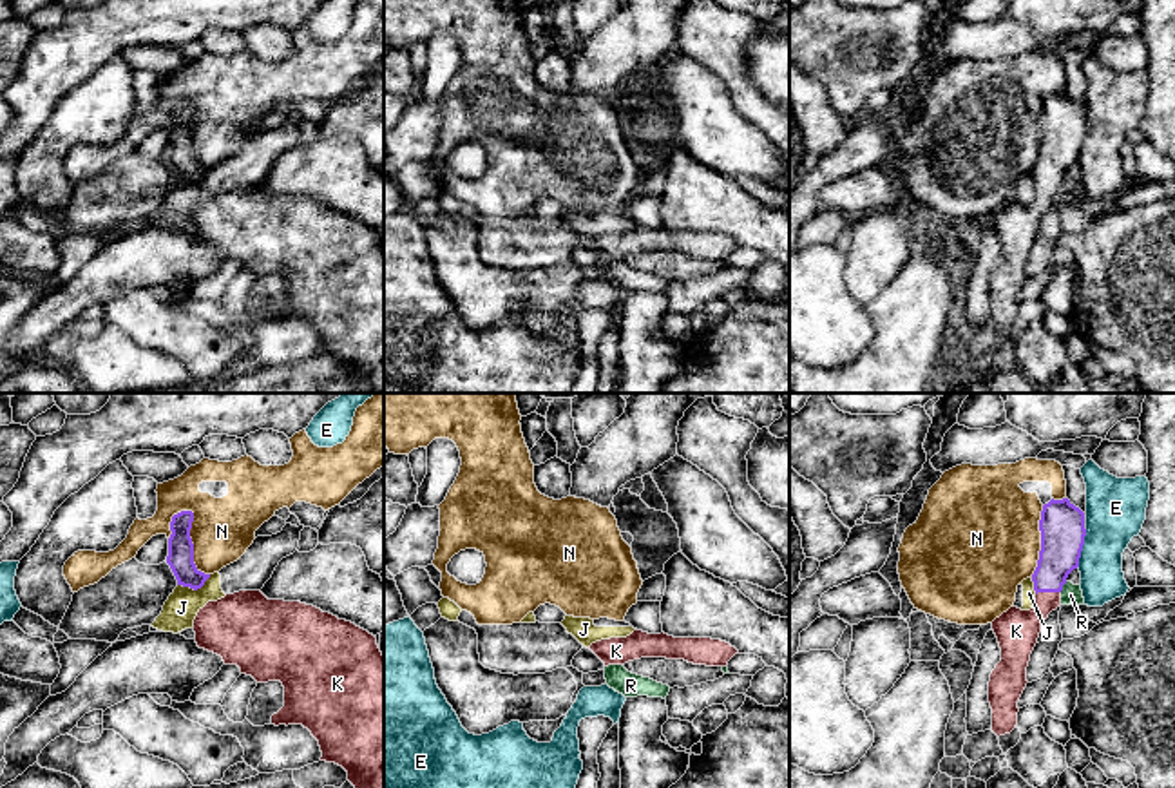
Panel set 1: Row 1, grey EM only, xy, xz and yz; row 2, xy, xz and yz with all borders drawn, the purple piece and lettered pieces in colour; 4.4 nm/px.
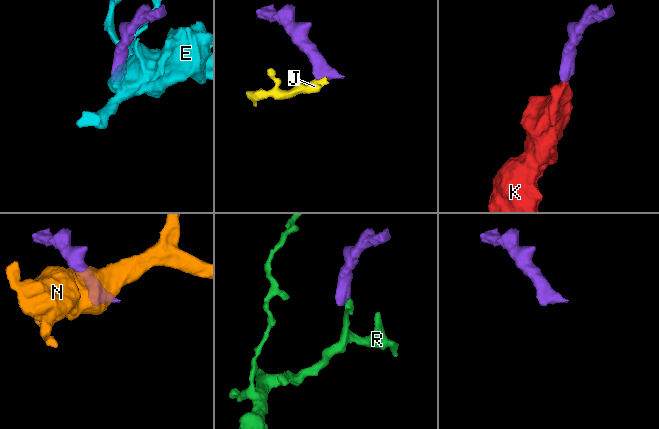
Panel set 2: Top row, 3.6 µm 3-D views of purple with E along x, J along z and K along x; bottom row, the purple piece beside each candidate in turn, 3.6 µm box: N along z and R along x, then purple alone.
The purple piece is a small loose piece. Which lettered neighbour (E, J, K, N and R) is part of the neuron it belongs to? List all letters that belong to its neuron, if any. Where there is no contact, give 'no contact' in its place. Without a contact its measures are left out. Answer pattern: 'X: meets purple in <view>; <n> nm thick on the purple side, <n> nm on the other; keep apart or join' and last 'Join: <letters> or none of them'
E: meets purple in yz; 200 nm thick on the purple side, 280 nm on the other; keep apart
J: meets purple in xy; 120 nm thick on the purple side, 150 nm on the other; keep apart
K: meets purple in yz; 190 nm thick on the purple side, 190 nm on the other; join
N: meets purple in xy; 120 nm thick on the purple side, 280 nm on the other; keep apart
R: meets purple in yz; 190 nm thick on the purple side, 90 nm on the other; keep apart
Join: K

